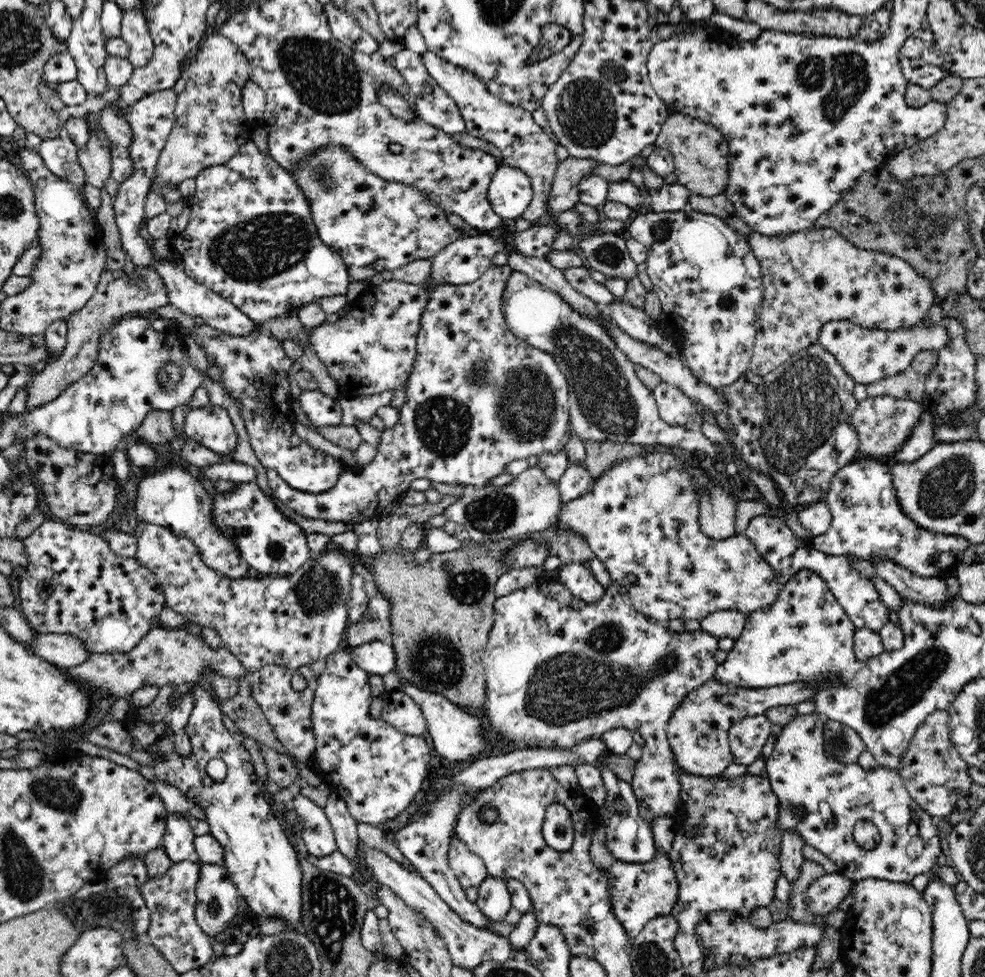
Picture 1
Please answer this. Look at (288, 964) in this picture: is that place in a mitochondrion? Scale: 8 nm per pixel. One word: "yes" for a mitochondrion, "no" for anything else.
yes

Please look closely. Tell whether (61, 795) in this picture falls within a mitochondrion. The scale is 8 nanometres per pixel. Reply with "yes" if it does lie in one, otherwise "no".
yes

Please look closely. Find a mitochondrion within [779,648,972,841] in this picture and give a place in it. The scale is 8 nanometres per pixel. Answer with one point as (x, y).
(839, 742)

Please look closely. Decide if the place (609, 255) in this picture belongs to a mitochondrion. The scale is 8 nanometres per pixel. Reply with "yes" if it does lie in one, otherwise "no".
yes

